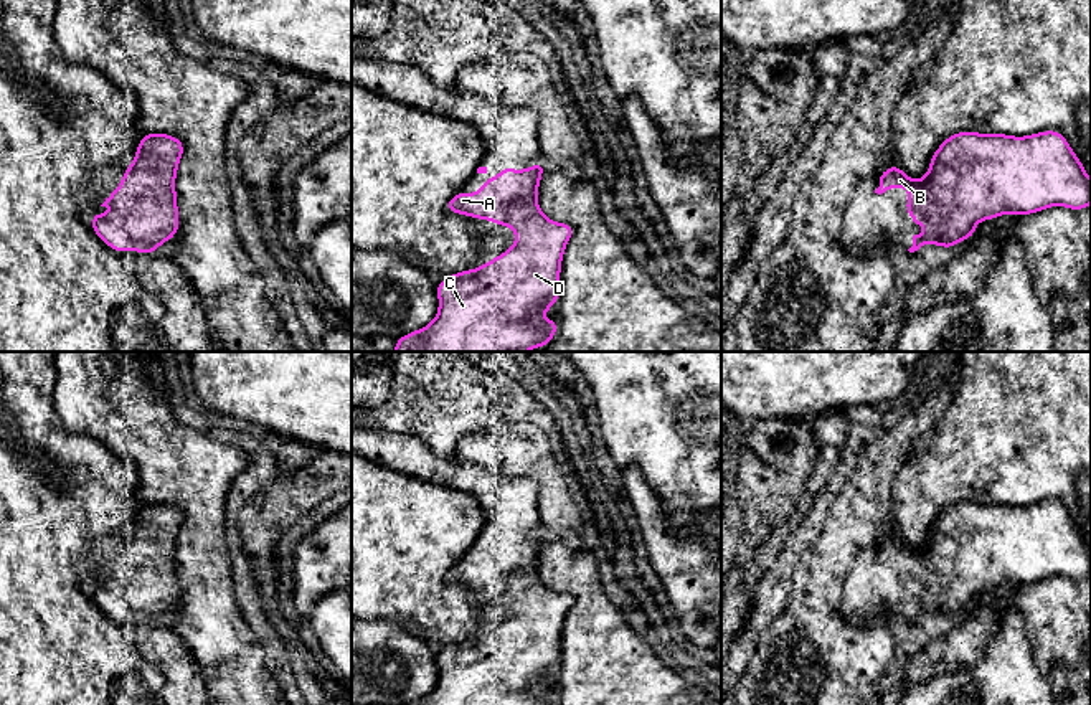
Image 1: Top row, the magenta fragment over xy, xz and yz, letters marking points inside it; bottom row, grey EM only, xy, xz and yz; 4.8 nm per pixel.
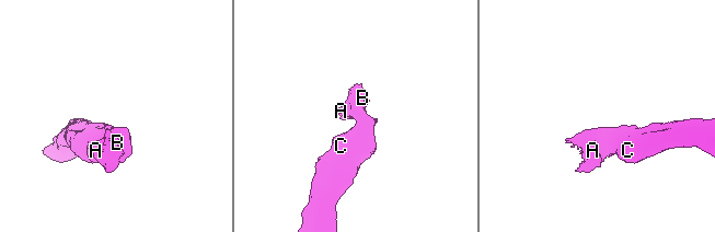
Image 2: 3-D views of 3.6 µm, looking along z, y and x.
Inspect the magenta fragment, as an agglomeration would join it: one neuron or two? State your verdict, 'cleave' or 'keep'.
keep

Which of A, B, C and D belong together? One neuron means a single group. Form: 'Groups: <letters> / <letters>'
Groups: A B C D

